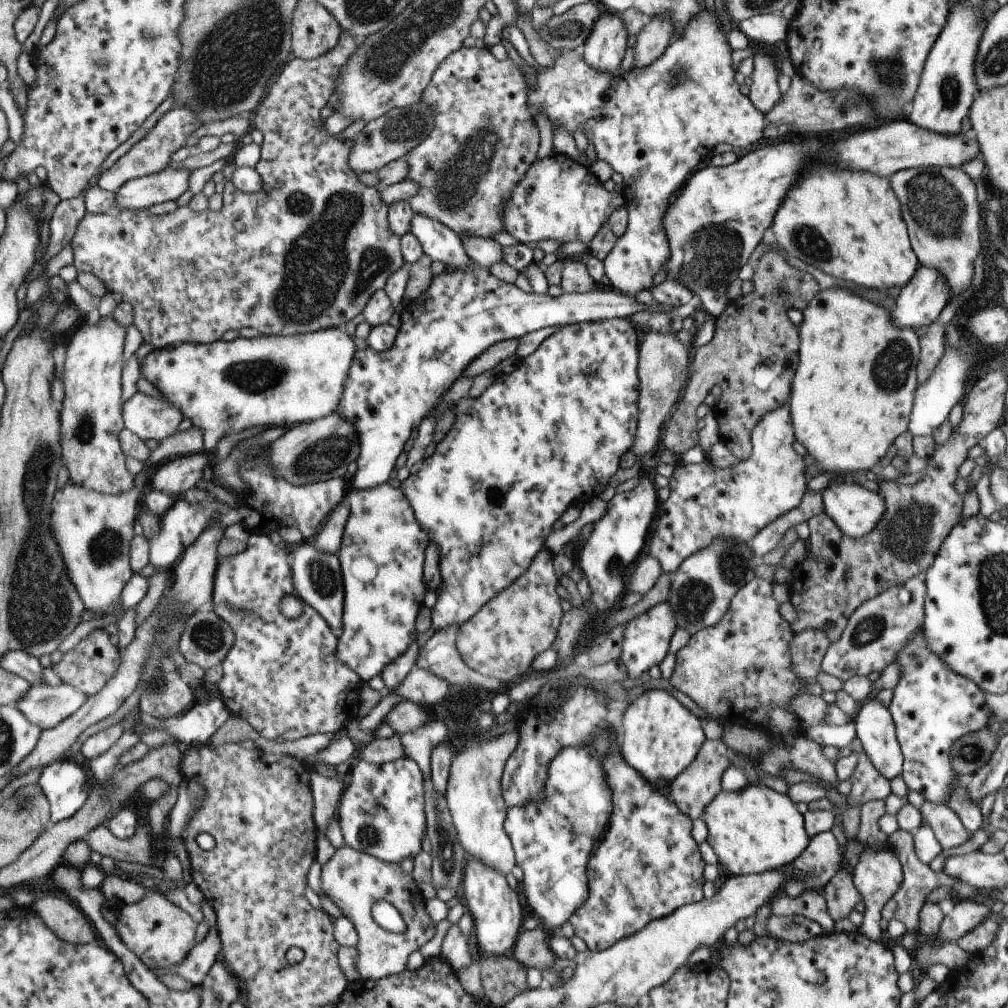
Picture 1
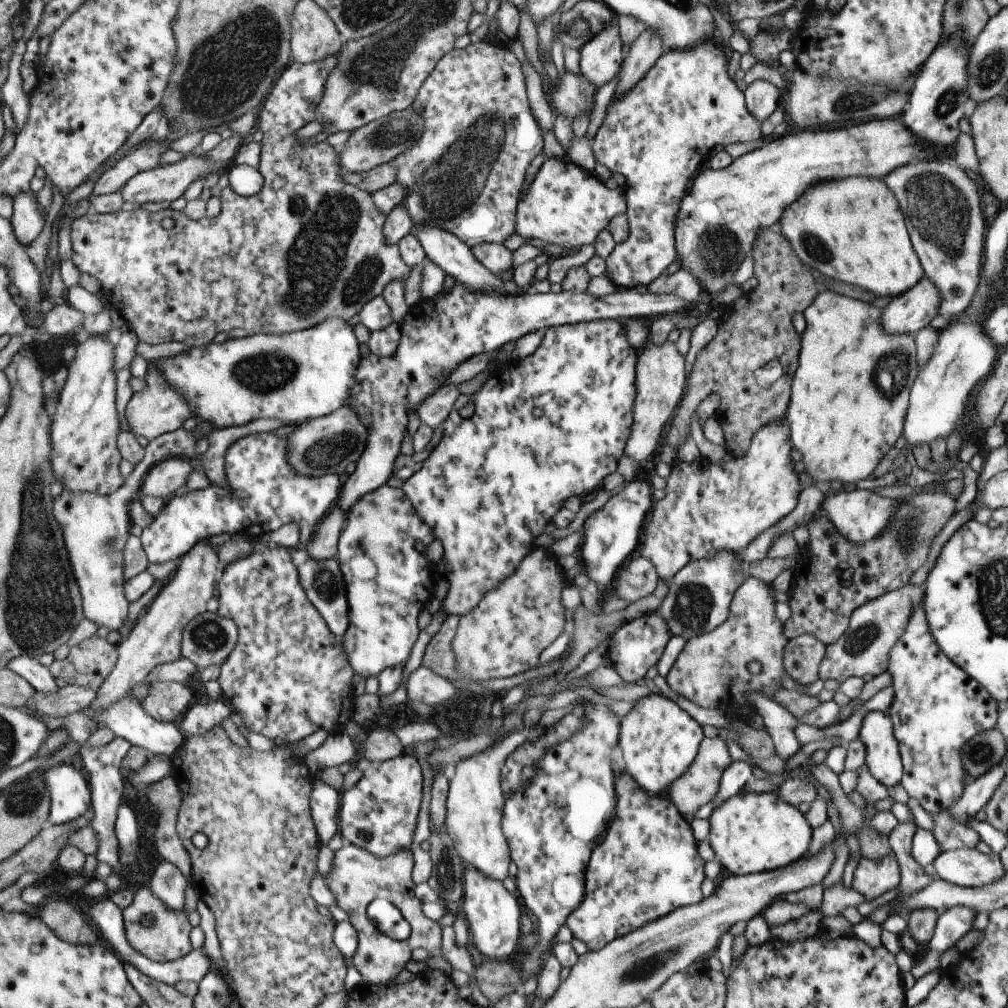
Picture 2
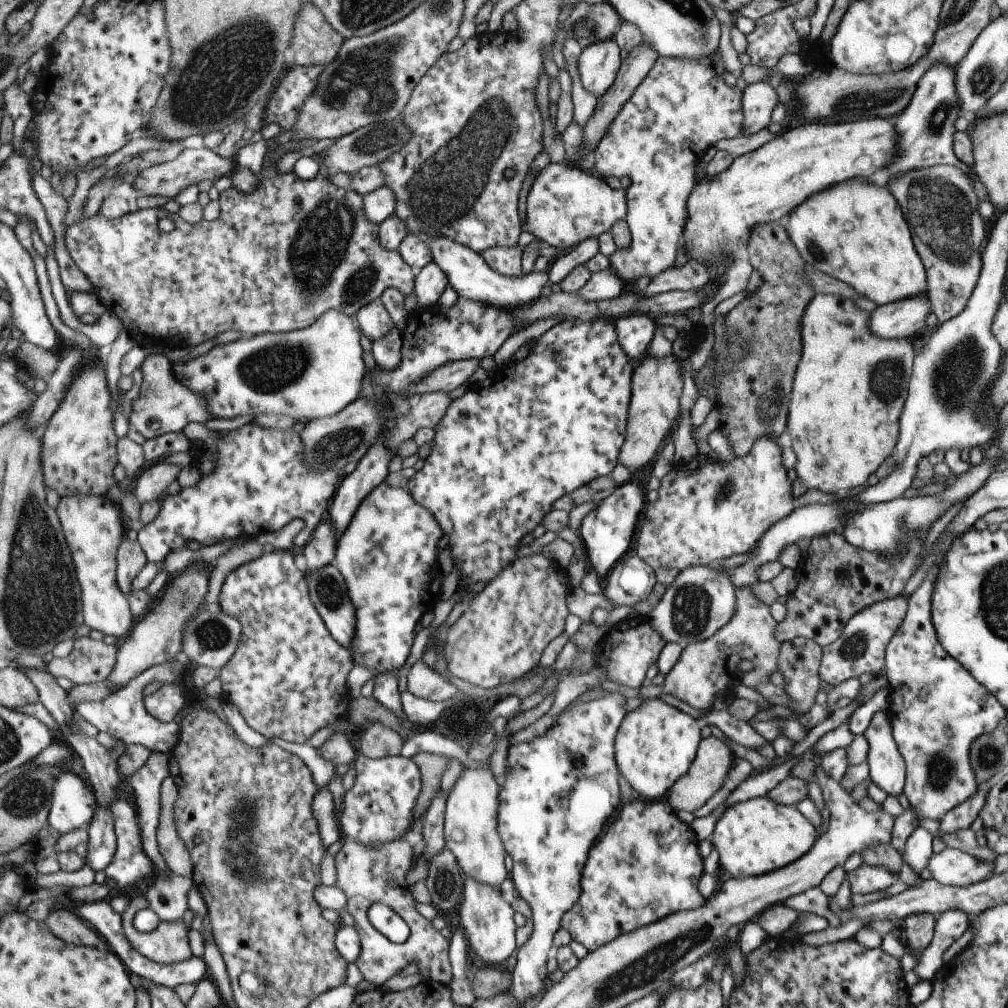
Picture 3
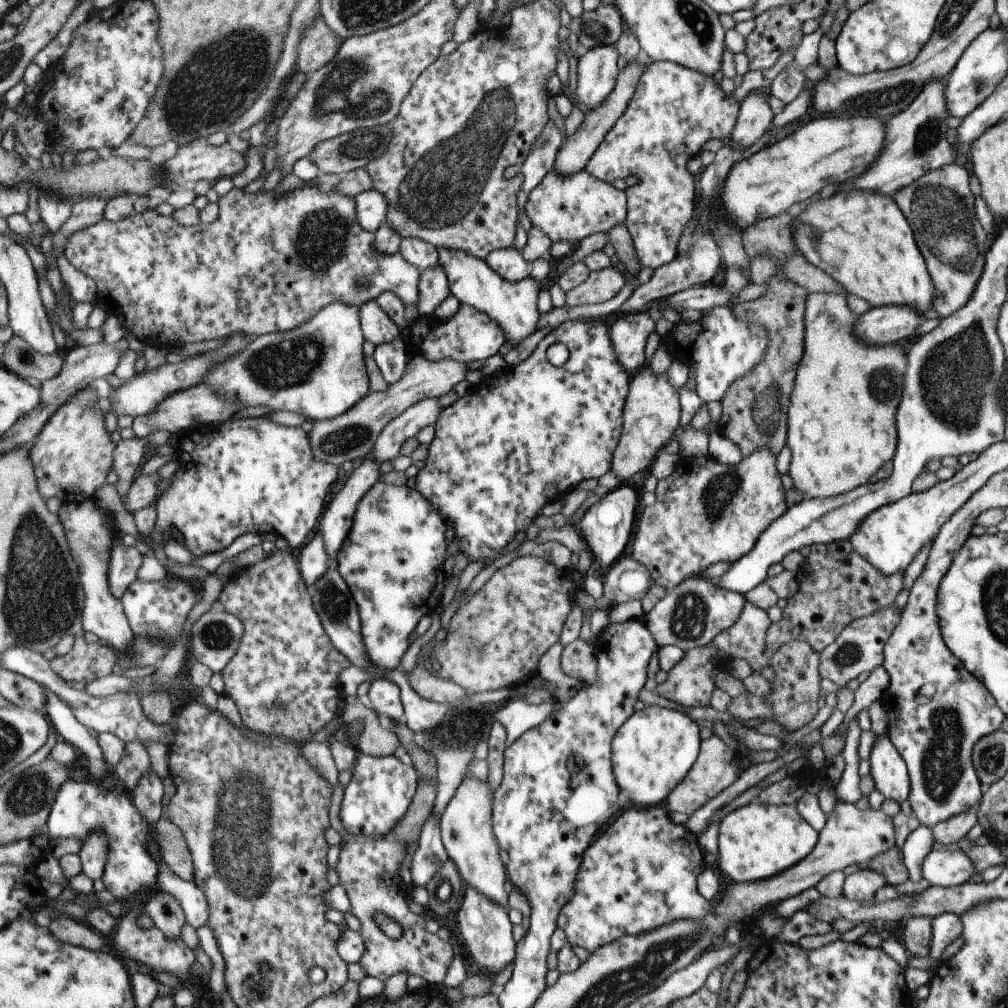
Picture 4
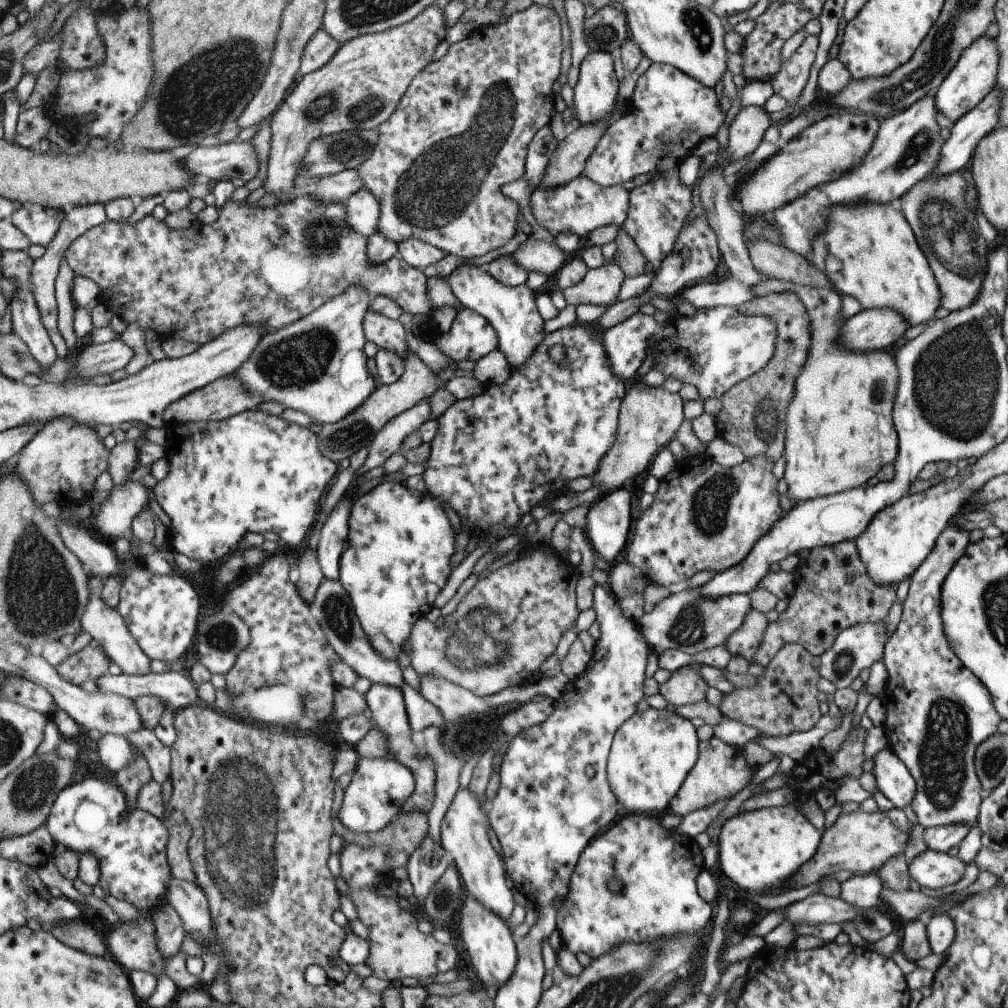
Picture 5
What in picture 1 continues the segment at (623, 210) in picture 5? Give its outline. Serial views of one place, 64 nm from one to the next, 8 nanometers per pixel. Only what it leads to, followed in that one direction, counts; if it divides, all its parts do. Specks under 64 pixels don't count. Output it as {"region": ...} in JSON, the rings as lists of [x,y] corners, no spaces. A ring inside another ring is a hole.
{"region":[[[553,150],[545,158],[534,159],[525,170],[525,174],[517,180],[517,184],[513,184],[509,200],[501,212],[501,228],[517,242],[531,247],[539,240],[557,240],[563,243],[579,240],[588,244],[605,222],[605,218],[609,218],[611,210],[624,204],[620,189],[607,192],[601,185],[589,168]]]}

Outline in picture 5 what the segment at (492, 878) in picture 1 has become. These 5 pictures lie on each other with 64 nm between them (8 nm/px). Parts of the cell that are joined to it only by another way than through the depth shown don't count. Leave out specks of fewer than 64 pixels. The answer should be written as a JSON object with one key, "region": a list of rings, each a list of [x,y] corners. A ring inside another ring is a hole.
{"region":[[[465,895],[462,900],[459,913],[459,933],[465,946],[465,952],[469,955],[471,968],[485,987],[500,987],[511,978],[517,962],[510,926],[501,916],[495,916],[493,912],[485,910],[477,900],[468,895]]]}

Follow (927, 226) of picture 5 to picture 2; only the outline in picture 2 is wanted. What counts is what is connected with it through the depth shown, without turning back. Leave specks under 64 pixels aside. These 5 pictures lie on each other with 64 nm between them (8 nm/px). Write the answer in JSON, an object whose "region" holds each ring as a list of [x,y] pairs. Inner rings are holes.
{"region":[[[952,158],[900,166],[883,178],[905,220],[911,246],[927,280],[939,292],[937,314],[950,320],[969,304],[980,277],[987,223],[976,185]]]}

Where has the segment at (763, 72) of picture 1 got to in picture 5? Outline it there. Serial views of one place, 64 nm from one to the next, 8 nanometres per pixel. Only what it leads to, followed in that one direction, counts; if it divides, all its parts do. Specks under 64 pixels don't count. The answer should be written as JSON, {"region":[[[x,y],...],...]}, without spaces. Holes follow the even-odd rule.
{"region":[[[761,106],[739,108],[739,112],[728,126],[727,156],[729,156],[729,161],[741,160],[743,156],[753,152],[770,124],[769,113]]]}

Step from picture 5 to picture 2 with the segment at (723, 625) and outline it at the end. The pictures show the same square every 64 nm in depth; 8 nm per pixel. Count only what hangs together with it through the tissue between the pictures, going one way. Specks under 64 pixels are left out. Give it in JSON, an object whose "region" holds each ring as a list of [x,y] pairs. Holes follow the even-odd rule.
{"region":[[[719,550],[713,559],[689,560],[669,580],[665,600],[655,612],[665,620],[671,636],[681,636],[683,640],[688,641],[725,622],[733,593],[737,592],[738,585],[749,576],[749,565],[739,562],[737,554],[725,550]]]}

